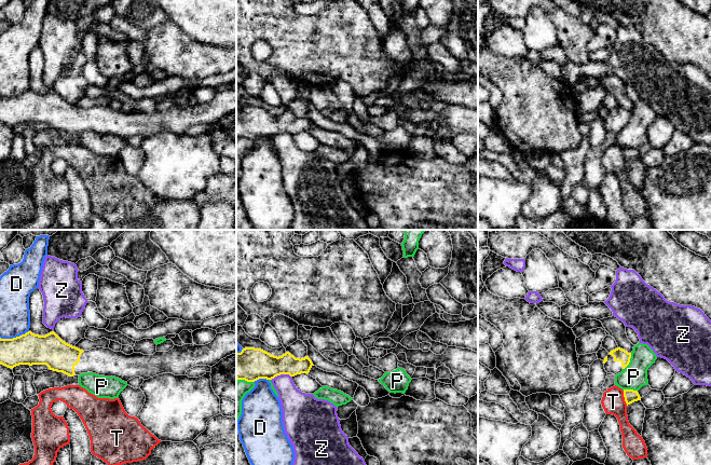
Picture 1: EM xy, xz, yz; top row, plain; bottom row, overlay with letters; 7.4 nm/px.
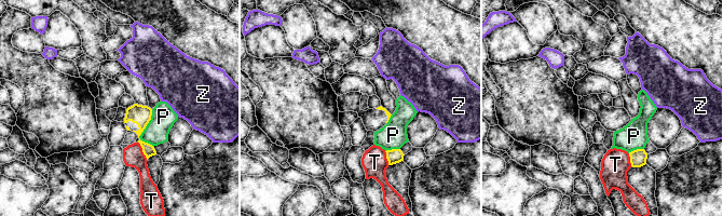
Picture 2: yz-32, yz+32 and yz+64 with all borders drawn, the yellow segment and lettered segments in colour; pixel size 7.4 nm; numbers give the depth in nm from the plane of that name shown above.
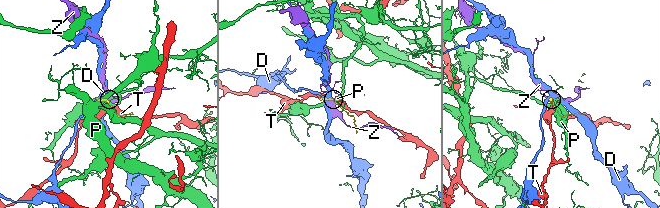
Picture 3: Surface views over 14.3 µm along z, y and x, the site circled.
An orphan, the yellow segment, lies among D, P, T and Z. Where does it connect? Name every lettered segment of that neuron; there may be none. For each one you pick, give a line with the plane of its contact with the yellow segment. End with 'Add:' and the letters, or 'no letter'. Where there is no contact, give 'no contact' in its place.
Add: no letter

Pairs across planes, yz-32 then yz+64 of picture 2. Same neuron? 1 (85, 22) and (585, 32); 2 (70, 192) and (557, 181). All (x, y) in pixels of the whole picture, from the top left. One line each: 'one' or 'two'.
1: one
2: two

